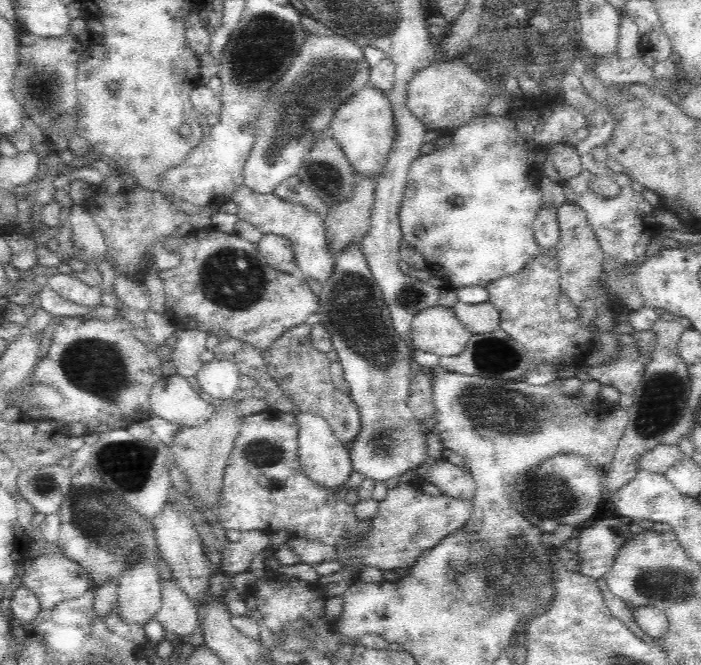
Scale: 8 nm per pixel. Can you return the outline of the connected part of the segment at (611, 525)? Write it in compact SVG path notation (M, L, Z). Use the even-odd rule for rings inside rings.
M602 518L584 528L578 536L580 574L602 580L612 570L620 548L634 538L628 522L620 518Z

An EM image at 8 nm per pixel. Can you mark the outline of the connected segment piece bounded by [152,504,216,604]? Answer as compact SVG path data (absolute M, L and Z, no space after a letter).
M166 504L164 510L152 518L152 528L156 534L160 560L172 570L172 582L194 604L202 604L210 596L210 580L216 574L216 566L206 558L206 546L202 542L202 536L196 532L192 516L186 516L186 512L180 512L180 508Z

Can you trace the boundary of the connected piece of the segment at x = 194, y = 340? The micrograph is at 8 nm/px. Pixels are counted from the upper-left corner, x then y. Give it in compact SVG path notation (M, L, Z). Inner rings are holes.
M178 330L178 342L170 352L170 358L176 364L178 374L186 376L188 380L194 380L198 370L204 366L204 362L200 360L202 350L206 350L206 340L208 340L208 332L202 330Z

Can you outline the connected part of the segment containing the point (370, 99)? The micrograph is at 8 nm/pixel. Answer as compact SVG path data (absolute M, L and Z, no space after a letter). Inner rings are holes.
M362 88L356 92L334 116L332 124L328 130L324 130L324 136L330 136L332 140L338 142L338 146L344 150L346 158L352 164L352 172L362 178L362 180L378 180L380 174L384 172L392 146L396 144L398 128L394 120L394 110L392 104L386 98L384 90L378 88Z

